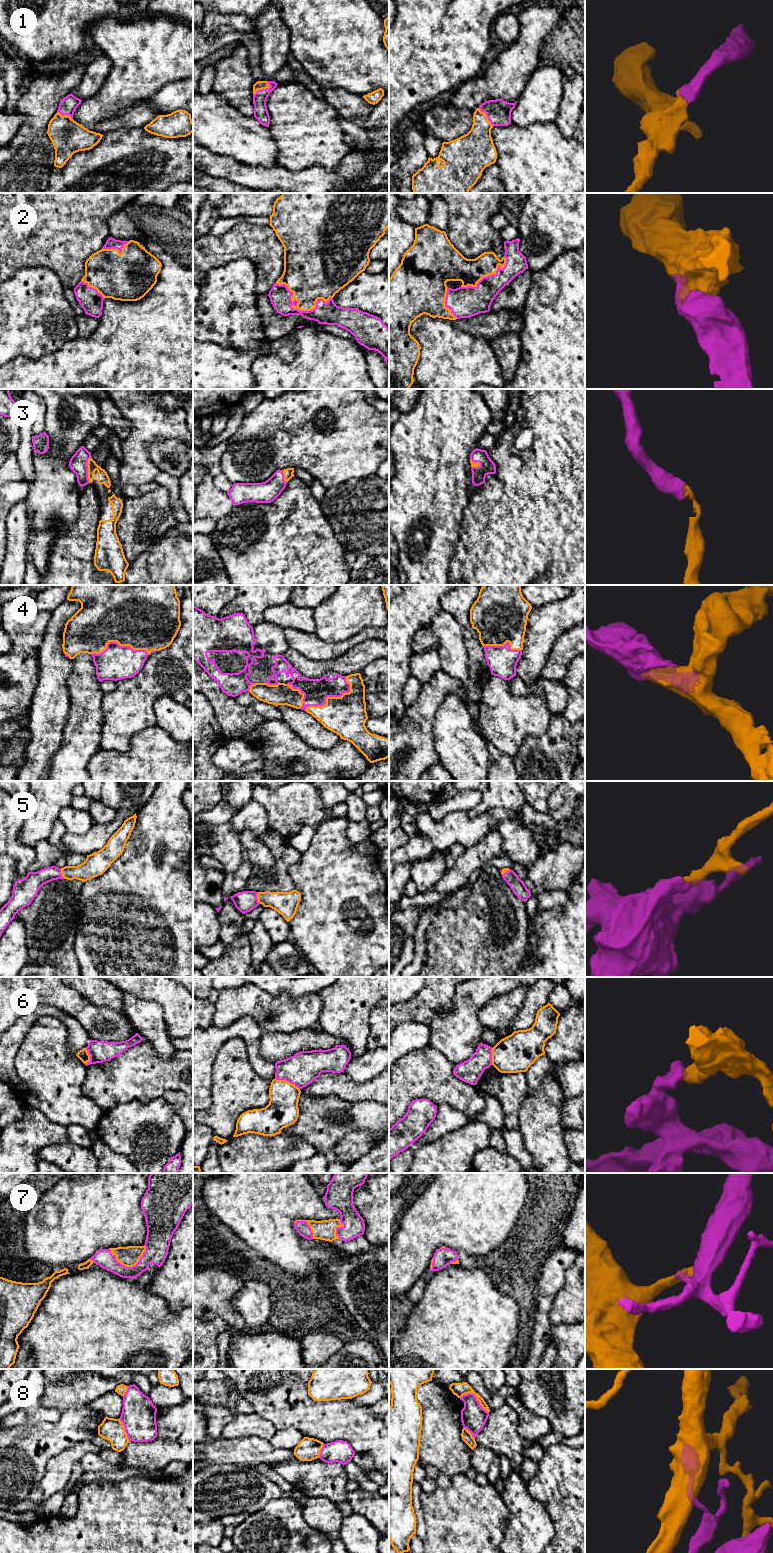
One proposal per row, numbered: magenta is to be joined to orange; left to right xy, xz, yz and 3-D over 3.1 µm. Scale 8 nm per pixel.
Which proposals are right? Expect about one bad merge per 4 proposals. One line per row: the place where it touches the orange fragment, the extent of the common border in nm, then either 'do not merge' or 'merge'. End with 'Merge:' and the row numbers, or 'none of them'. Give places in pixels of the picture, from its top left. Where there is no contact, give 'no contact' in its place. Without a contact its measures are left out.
1: xz (263, 88) | 170 nm | merge
2: xz (295, 308) | 480 nm | merge
3: xy (88, 470) | 200 nm | merge
4: xz (332, 697) | 440 nm | merge
5: xz (257, 898) | 100 nm | merge
6: xz (286, 1081) | 220 nm | do not merge
7: xy (129, 1266) | 300 nm | merge
8: yz (475, 1396) | 260 nm | do not merge
Merge: 1, 2, 3, 4, 5, 7

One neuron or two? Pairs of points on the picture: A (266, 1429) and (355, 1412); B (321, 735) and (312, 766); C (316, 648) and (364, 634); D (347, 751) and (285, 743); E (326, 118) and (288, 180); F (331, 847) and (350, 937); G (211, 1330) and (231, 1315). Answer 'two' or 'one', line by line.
A: two
B: two
C: one
D: one
E: two
F: one
G: two

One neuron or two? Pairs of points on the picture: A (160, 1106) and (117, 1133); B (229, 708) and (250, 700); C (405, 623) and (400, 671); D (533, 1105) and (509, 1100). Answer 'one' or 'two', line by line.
A: one
B: two
C: one
D: two

